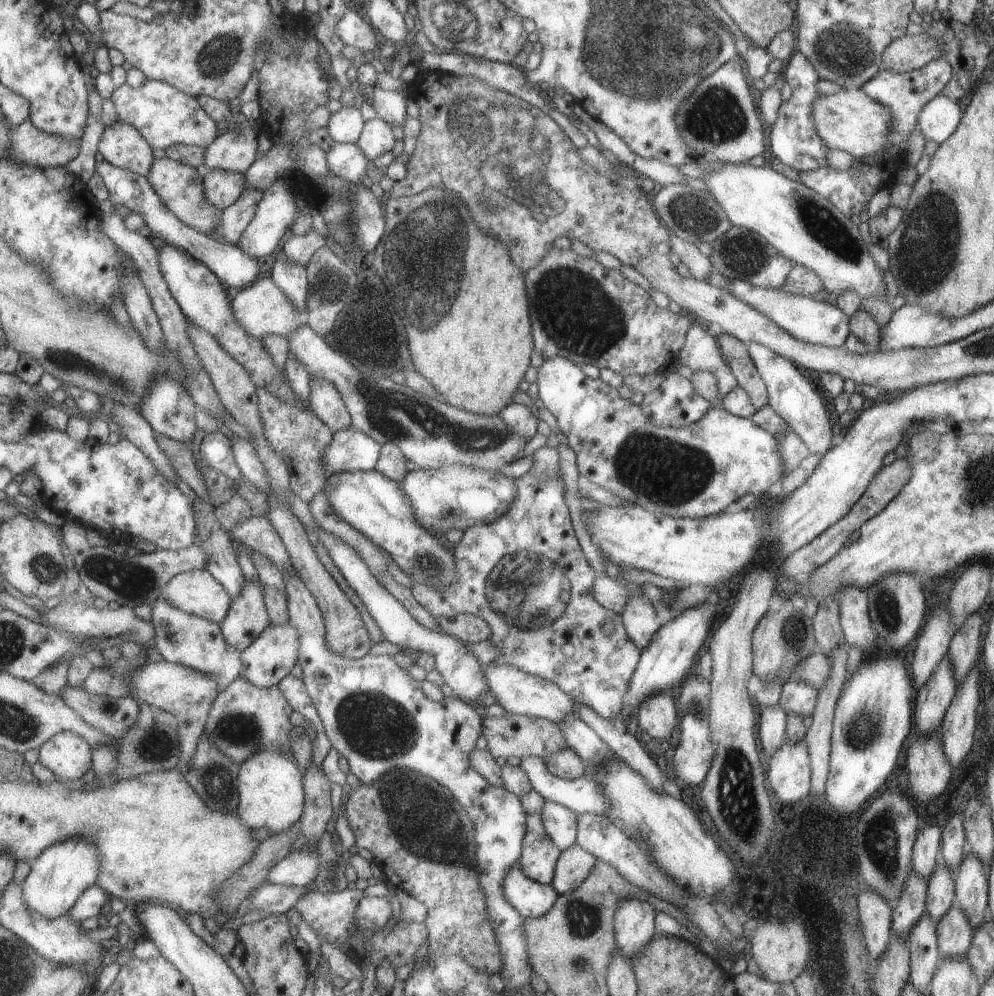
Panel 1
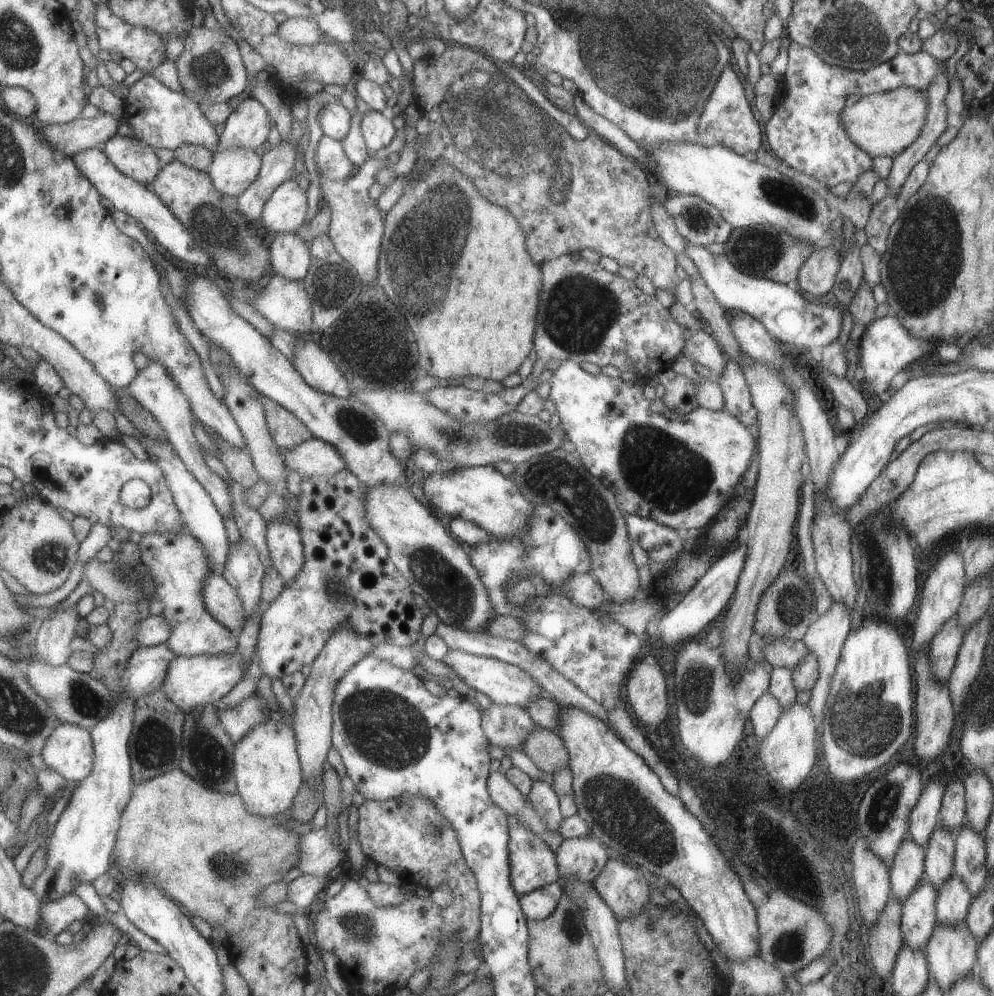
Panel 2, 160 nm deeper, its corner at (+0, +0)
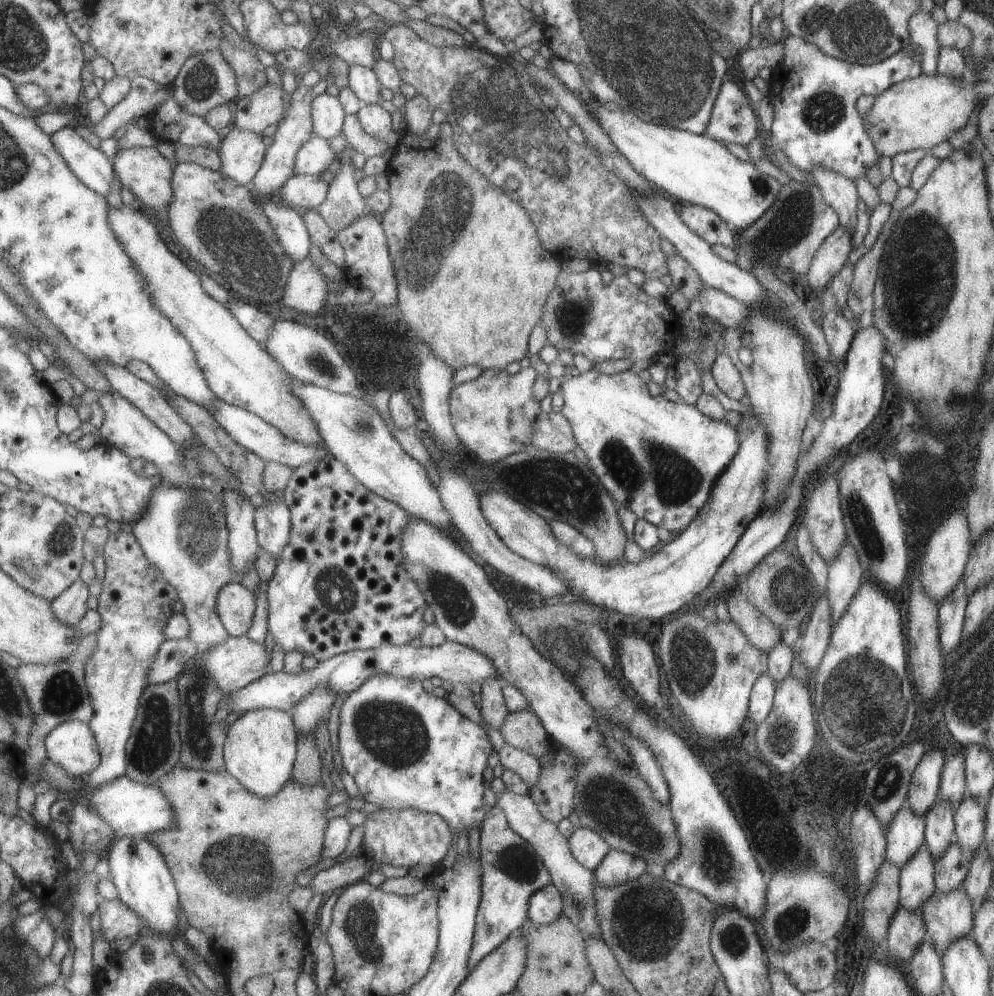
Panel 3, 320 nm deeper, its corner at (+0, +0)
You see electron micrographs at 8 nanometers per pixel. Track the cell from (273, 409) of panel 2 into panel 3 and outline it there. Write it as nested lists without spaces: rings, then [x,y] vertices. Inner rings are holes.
[[[138,205],[111,206],[111,228],[133,264],[147,280],[147,288],[161,312],[185,334],[195,350],[201,370],[217,396],[229,404],[245,408],[279,428],[289,440],[306,446],[324,446],[316,424],[309,418],[301,400],[291,392],[288,380],[294,378],[241,325],[226,306],[205,290],[201,275],[193,272],[163,240],[155,219]]]

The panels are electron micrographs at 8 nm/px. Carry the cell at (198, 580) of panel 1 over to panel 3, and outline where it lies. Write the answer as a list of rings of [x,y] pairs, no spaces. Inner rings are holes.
[[[229,582],[217,596],[217,612],[231,637],[248,635],[256,616],[256,595],[238,582]]]

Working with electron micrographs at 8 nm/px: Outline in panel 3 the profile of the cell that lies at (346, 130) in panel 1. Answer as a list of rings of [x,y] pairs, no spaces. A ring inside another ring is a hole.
[[[326,93],[319,94],[310,103],[310,118],[312,132],[324,140],[342,136],[342,123],[344,114],[339,100]]]

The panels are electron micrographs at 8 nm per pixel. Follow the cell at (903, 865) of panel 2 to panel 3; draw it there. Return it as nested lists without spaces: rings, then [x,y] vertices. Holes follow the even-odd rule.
[[[904,803],[889,820],[884,830],[885,855],[887,862],[901,868],[924,843],[924,818],[917,816]]]

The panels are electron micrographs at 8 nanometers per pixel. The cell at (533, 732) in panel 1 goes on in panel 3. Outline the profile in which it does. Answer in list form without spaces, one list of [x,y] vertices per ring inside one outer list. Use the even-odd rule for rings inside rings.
[[[487,678],[481,682],[481,719],[487,726],[499,728],[503,718],[509,714],[509,710],[505,708],[503,702],[503,694],[501,691],[503,682],[497,678]]]

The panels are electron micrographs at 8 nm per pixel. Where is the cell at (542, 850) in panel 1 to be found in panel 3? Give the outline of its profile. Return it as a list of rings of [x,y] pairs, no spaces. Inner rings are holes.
[[[499,806],[489,807],[485,812],[480,836],[479,863],[480,902],[476,912],[473,944],[467,958],[469,971],[483,956],[495,950],[508,935],[520,929],[525,920],[528,920],[529,898],[537,890],[551,884],[541,858],[507,825],[503,810]]]

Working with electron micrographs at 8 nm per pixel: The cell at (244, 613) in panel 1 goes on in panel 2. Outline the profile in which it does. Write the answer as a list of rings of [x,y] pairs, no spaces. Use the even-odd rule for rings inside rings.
[[[242,535],[238,541],[230,544],[222,575],[242,596],[246,618],[257,610],[257,603],[263,601],[262,584],[267,571],[256,544]]]

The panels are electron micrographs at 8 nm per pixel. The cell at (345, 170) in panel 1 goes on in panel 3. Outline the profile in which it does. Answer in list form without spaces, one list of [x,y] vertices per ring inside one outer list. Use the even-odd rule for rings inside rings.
[[[313,135],[298,152],[295,175],[326,176],[332,174],[338,164],[335,151],[327,140]]]

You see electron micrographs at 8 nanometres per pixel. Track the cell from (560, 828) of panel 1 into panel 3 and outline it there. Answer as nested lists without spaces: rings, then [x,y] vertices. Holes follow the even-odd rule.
[[[506,743],[503,746],[499,746],[499,748],[495,748],[494,751],[497,753],[499,765],[503,769],[515,772],[528,788],[535,786],[540,768],[536,758],[529,756],[524,750],[517,750],[517,748]]]

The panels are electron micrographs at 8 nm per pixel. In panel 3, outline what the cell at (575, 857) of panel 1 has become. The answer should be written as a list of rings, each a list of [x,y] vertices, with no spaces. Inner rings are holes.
[[[585,827],[574,830],[567,843],[575,862],[591,872],[599,866],[599,862],[602,862],[610,850],[597,832]]]

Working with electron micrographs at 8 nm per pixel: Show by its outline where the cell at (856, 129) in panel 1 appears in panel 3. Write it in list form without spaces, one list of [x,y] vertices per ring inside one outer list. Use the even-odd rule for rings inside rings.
[[[921,73],[917,78],[901,80],[875,96],[873,105],[863,118],[863,130],[867,132],[874,150],[883,157],[891,158],[917,148],[929,150],[965,126],[977,102],[974,86],[975,81],[967,76],[961,80],[949,80],[938,73]]]

